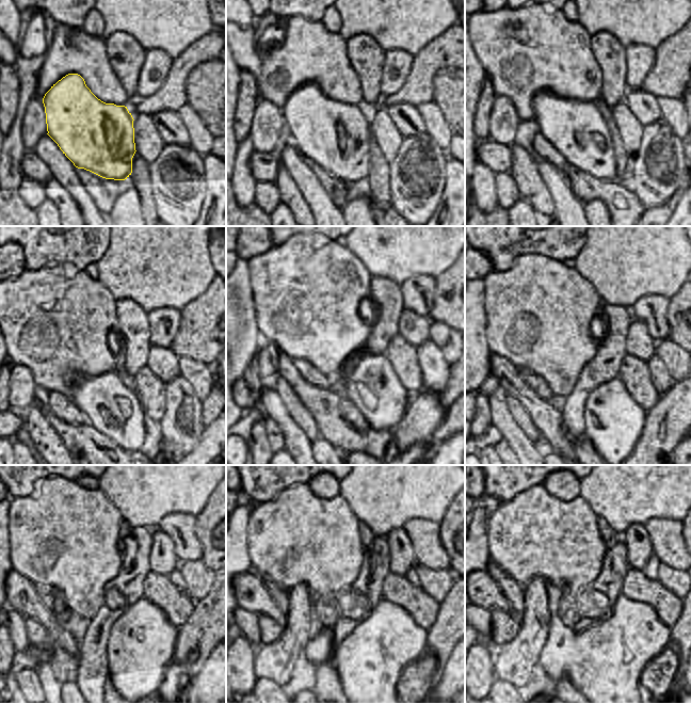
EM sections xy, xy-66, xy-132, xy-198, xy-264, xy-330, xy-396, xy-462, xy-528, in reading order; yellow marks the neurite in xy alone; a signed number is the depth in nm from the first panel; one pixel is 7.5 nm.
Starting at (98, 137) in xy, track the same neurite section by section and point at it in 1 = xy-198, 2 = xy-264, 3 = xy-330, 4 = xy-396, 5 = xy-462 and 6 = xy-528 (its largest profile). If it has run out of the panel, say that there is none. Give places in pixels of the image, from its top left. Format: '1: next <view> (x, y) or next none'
1: next xy-198 (110, 381)
2: next xy-264 (364, 393)
3: next xy-330 (615, 418)
4: next xy-396 (141, 650)
5: next xy-462 (374, 656)
6: next xy-528 (611, 656)

